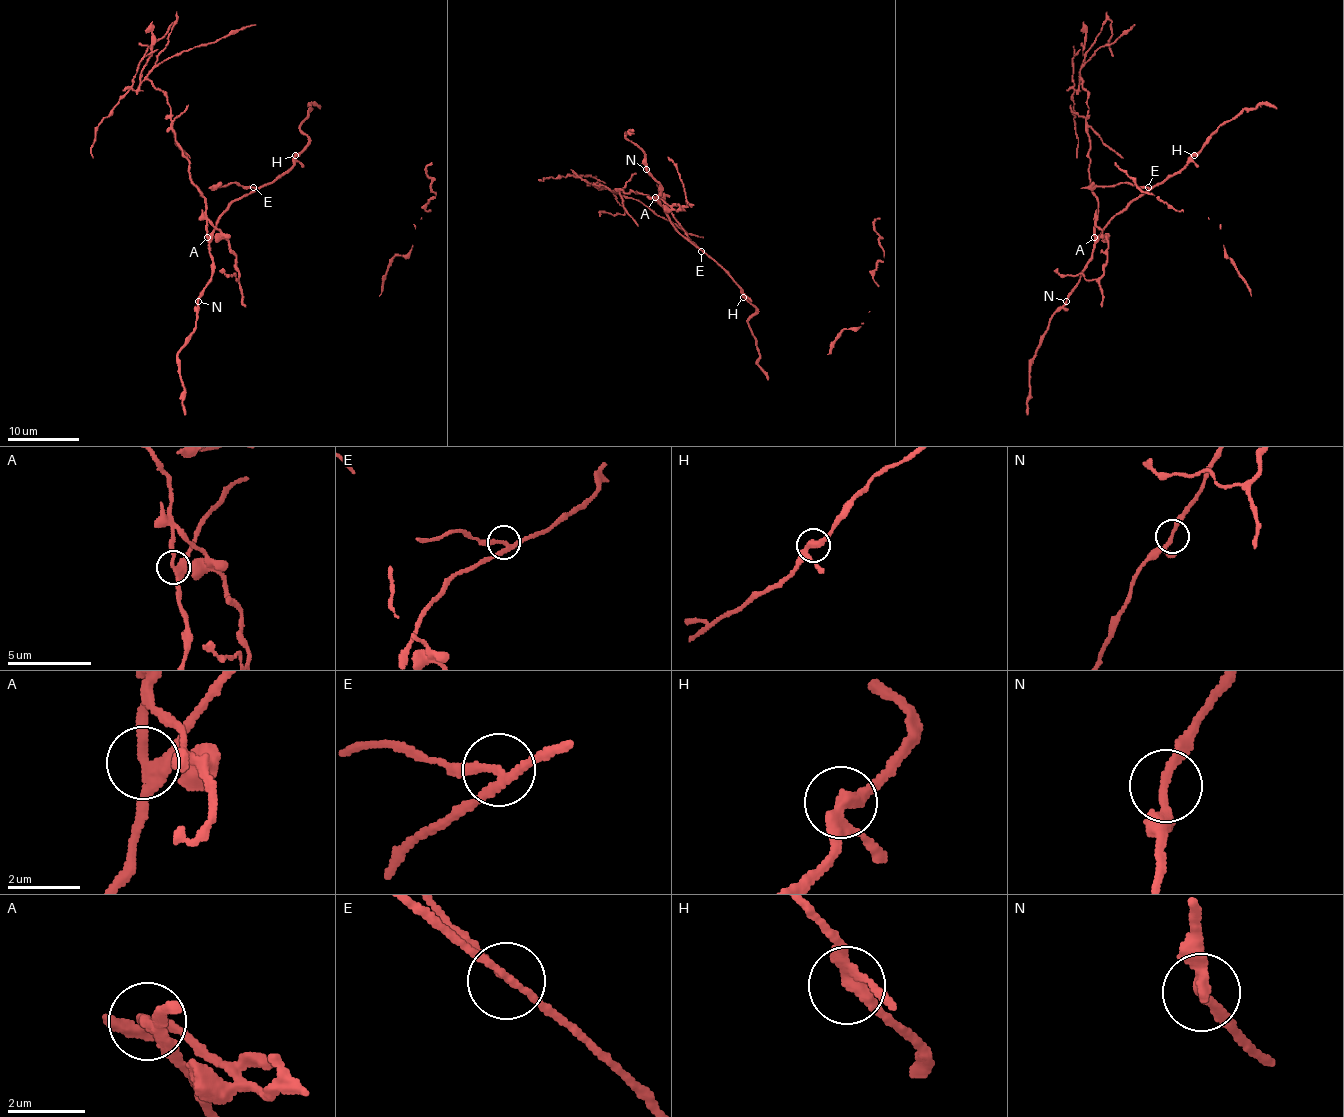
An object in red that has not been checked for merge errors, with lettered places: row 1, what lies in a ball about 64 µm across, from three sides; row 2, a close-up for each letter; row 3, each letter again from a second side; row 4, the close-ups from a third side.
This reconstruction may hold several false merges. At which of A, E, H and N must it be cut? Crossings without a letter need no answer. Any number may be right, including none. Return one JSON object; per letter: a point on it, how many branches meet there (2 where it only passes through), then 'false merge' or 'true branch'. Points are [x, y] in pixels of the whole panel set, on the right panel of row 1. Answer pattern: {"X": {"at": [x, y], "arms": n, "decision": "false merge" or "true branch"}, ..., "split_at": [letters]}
{"A": {"at": [1094, 237], "arms": 3, "decision": "false merge"}, "E": {"at": [1148, 187], "arms": 3, "decision": "false merge"}, "H": {"at": [1194, 155], "arms": 3, "decision": "true branch"}, "N": {"at": [1066, 301], "arms": 3, "decision": "true branch"}, "split_at": ["A", "E"]}

